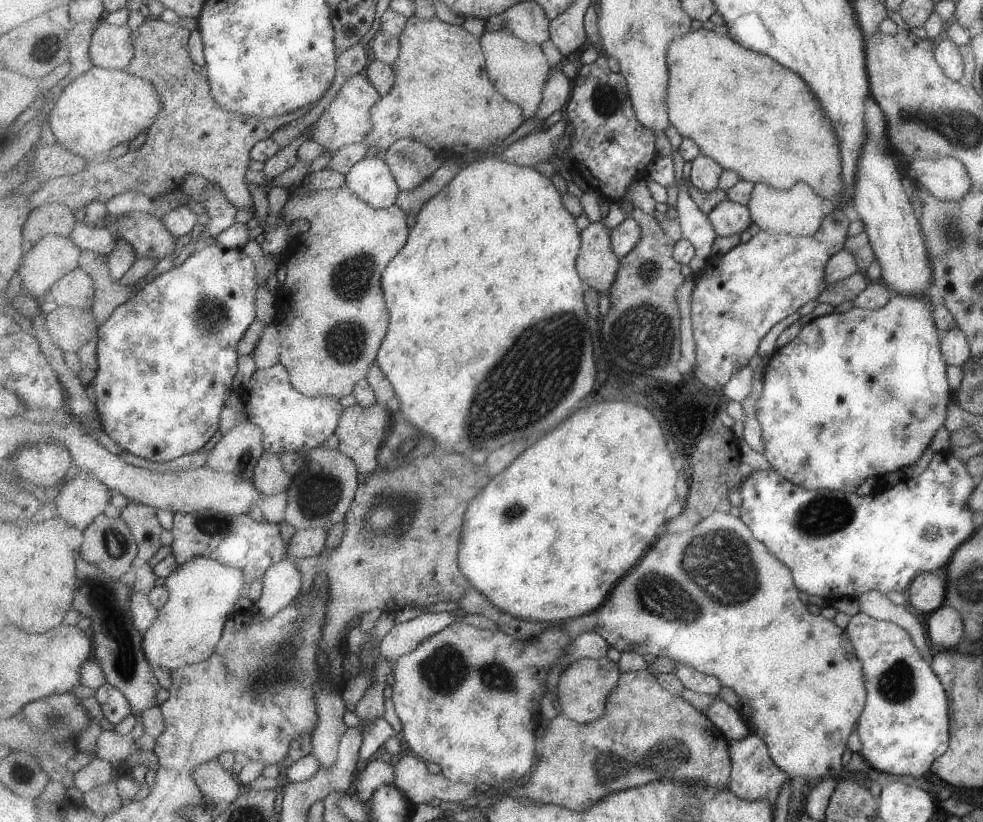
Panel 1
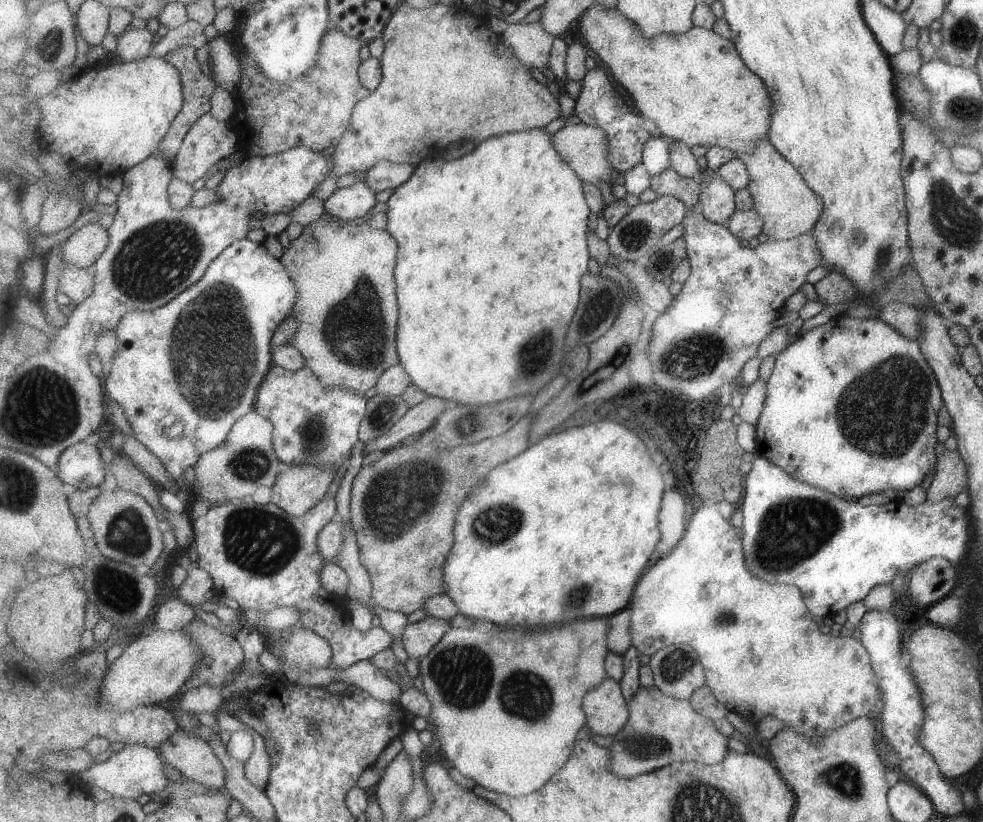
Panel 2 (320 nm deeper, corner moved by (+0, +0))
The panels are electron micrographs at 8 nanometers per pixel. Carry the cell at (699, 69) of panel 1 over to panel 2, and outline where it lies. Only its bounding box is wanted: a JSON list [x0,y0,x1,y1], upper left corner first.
[578,3,774,155]

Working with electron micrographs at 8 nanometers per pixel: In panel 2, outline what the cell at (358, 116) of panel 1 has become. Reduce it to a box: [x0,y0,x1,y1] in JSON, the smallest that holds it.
[230,28,371,156]

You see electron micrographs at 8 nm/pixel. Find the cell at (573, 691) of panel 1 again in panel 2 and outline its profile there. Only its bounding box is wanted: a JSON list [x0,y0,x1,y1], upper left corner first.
[583,677,631,736]

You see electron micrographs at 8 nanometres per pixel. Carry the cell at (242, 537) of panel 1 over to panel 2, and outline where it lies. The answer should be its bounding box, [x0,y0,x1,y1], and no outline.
[194,494,395,669]

